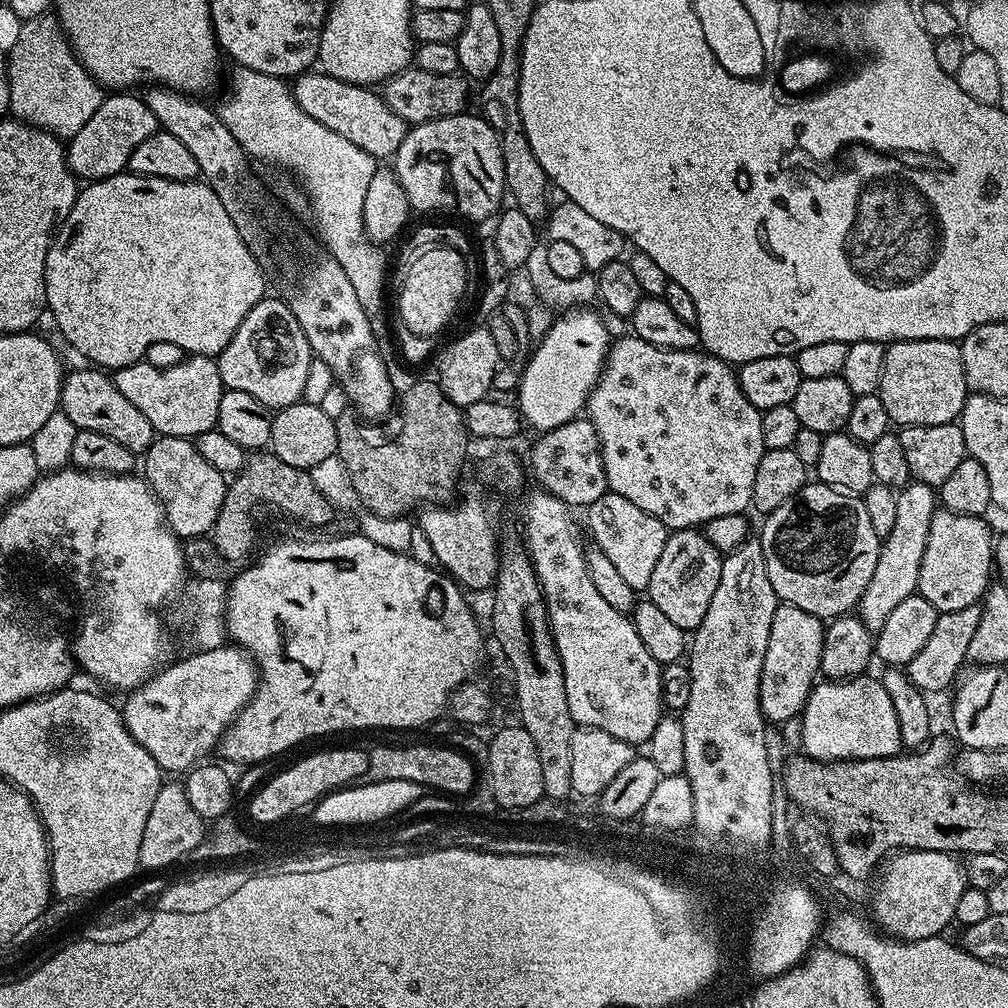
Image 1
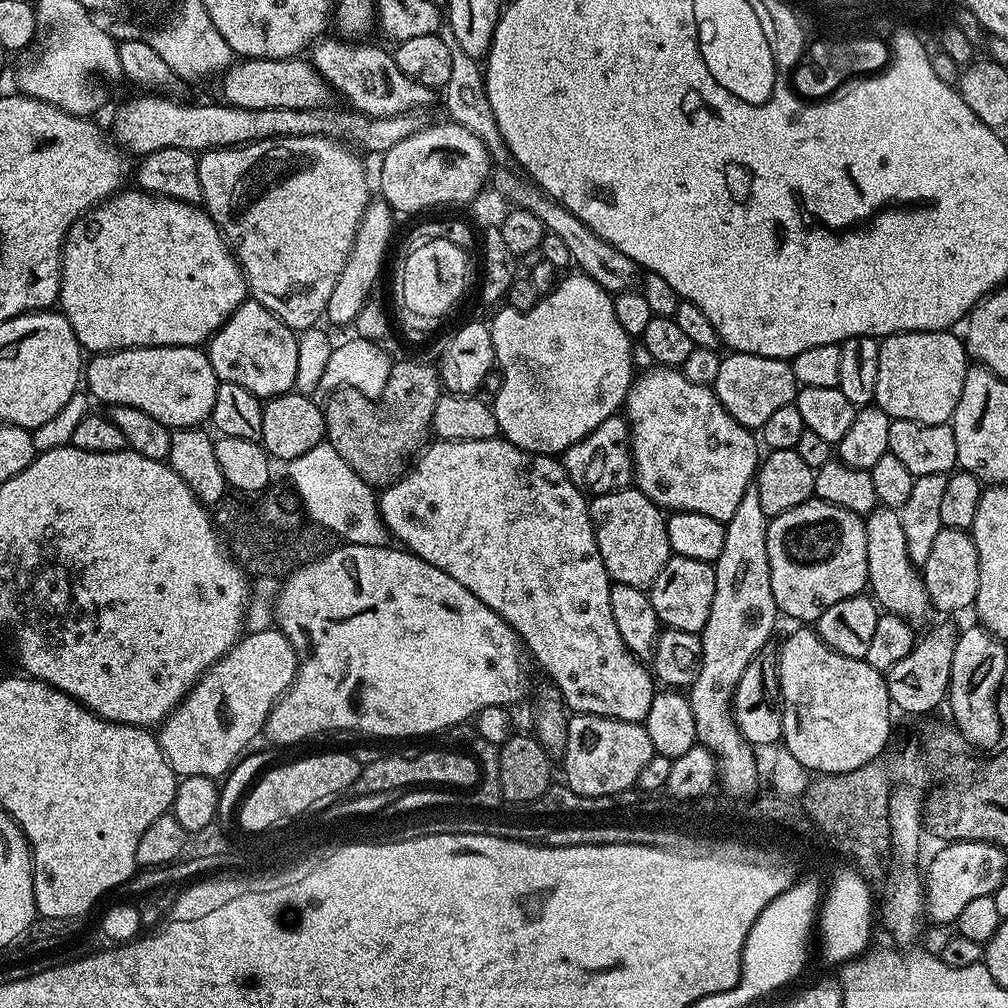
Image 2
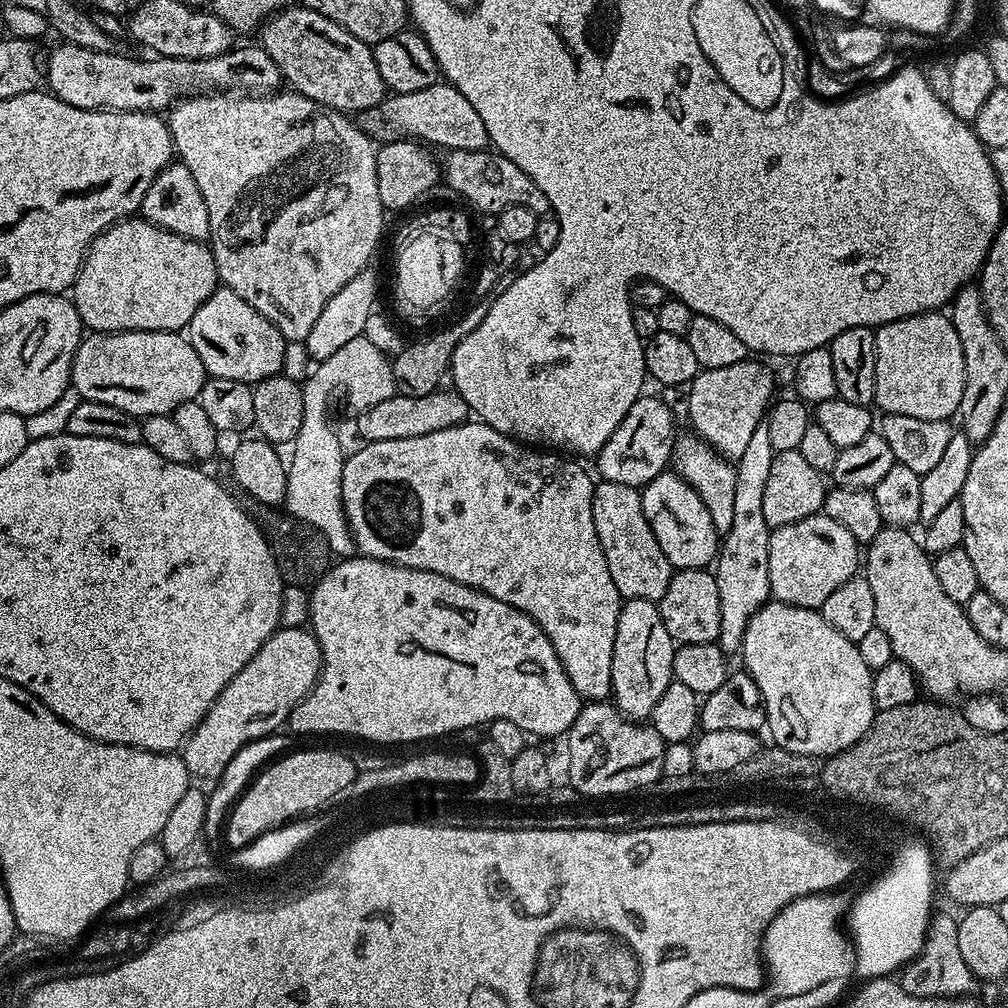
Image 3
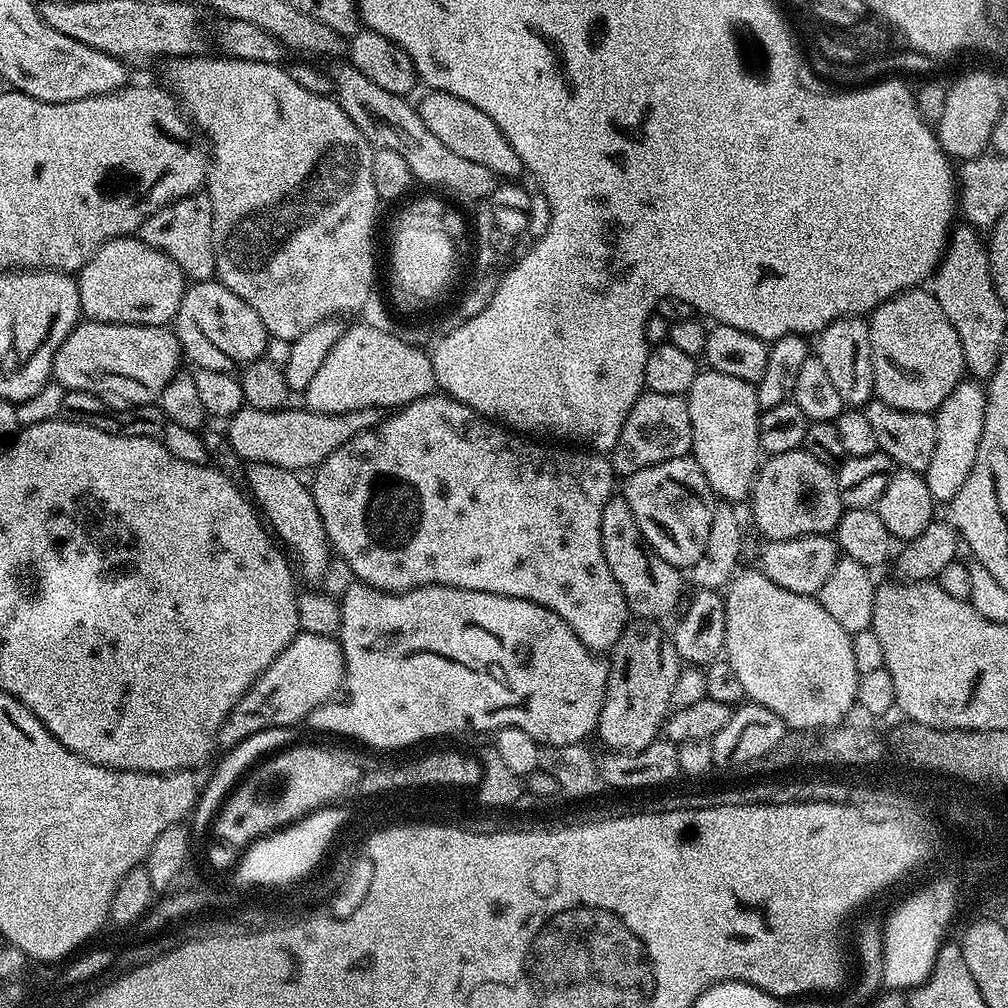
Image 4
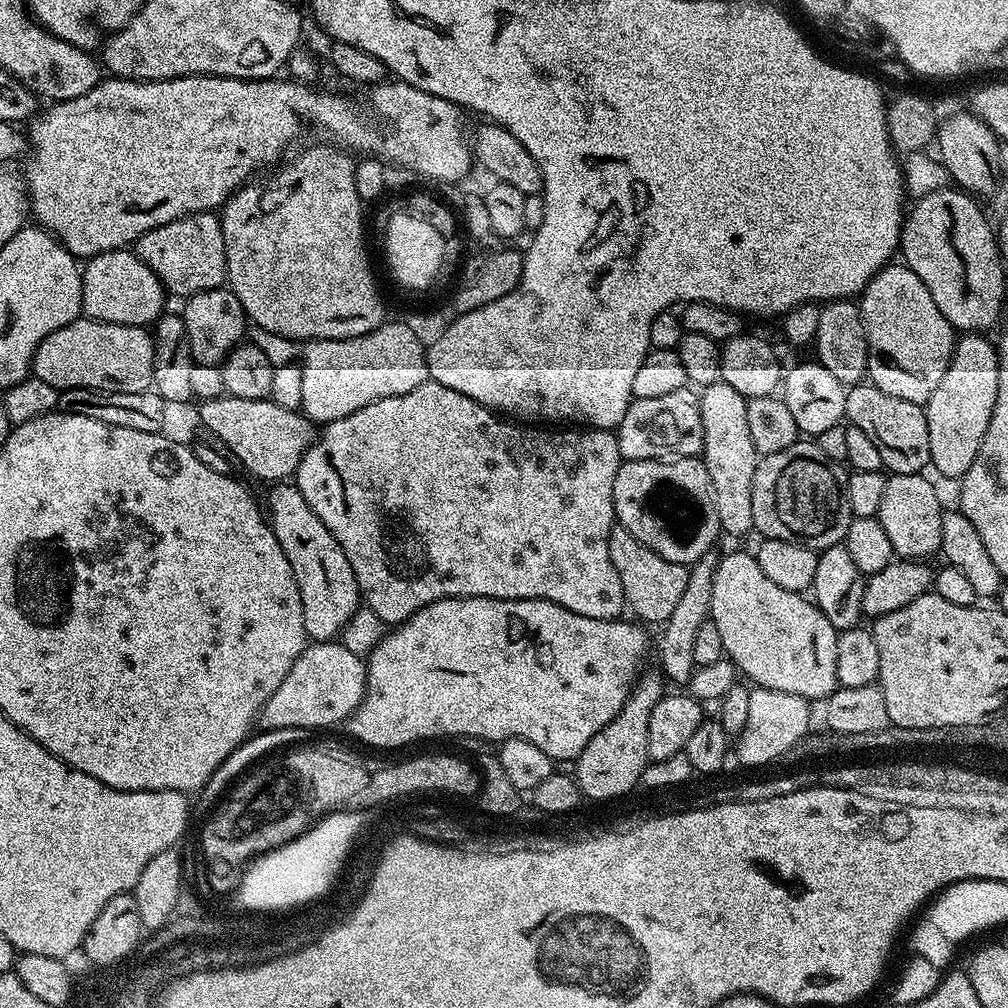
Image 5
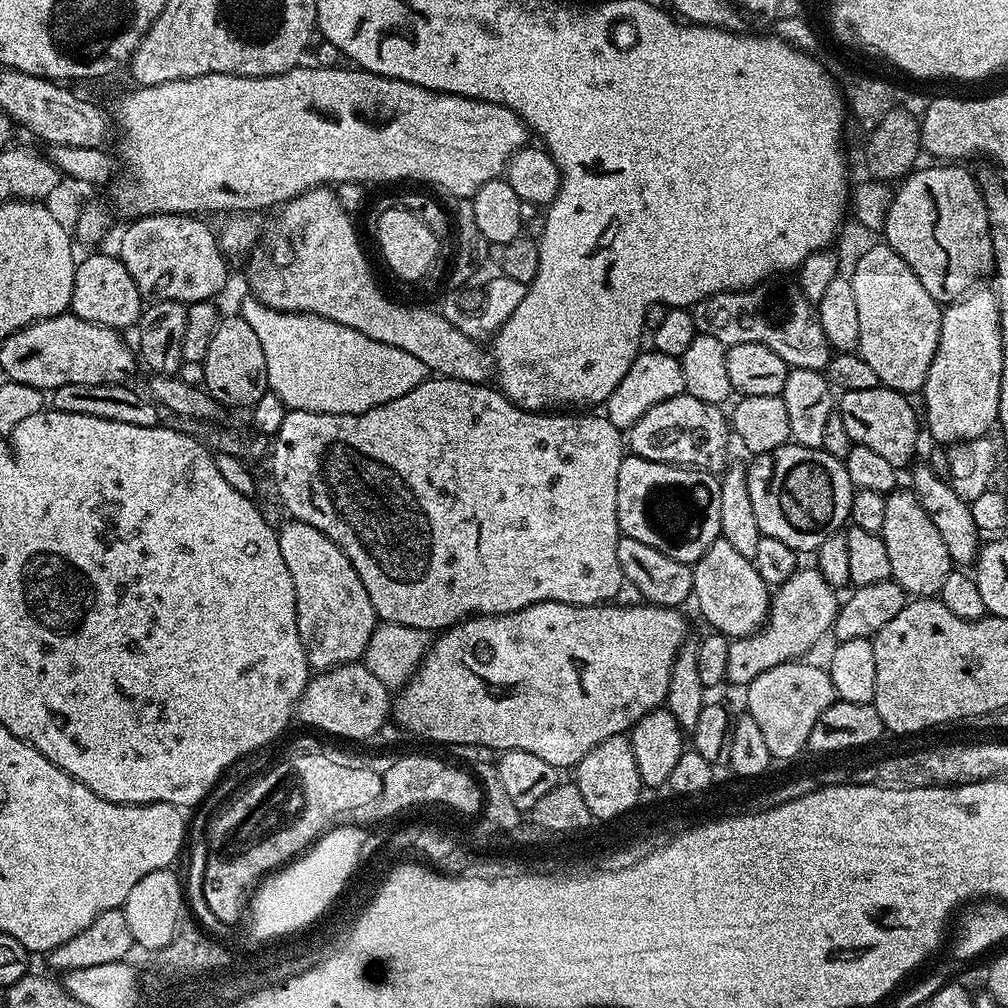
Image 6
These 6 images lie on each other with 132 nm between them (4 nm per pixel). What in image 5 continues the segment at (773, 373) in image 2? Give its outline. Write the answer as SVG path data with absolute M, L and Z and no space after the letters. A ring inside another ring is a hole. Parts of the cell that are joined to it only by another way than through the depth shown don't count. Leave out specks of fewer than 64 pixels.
M726 383L711 384L699 393L702 414L704 451L702 459L710 474L714 510L718 510L721 533L728 536L744 536L753 531L754 514L750 506L750 494L754 486L754 470L757 455L746 418L748 400L734 386Z

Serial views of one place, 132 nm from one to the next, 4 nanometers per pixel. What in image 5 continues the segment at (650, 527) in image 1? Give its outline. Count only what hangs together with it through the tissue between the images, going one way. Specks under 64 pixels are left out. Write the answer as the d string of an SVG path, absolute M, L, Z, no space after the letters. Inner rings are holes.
M613 526L610 530L608 549L610 562L614 562L614 570L618 570L618 578L622 582L625 605L630 612L632 608L631 615L645 625L663 625L664 621L670 618L670 614L674 614L674 606L678 606L682 594L686 591L688 568L662 558L654 550L650 550L650 546L638 542L634 534L619 526Z

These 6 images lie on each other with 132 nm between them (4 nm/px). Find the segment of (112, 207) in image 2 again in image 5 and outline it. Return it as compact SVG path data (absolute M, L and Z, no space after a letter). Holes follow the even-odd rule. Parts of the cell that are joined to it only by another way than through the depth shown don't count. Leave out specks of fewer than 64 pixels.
M135 251L99 252L83 265L82 275L82 312L87 319L101 320L107 324L148 326L159 320L165 311L164 285L154 270L136 257Z

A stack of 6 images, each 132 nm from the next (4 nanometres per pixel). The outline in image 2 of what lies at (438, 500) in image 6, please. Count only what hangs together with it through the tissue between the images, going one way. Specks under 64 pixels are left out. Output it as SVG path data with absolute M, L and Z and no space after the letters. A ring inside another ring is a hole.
M503 438L494 440L437 439L435 442L429 443L415 457L414 463L407 471L397 476L379 493L378 503L380 517L384 519L391 539L406 546L407 551L412 552L418 558L430 562L430 566L438 566L438 570L450 574L450 578L454 578L454 582L462 582L462 586L466 586L466 590L470 590L470 594L474 594L479 600L486 602L486 606L490 610L494 610L494 614L501 616L516 631L527 655L529 657L532 655L540 663L541 670L548 675L551 683L556 685L565 705L573 713L605 716L635 724L641 723L646 718L646 714L650 714L650 702L656 697L658 691L653 673L646 667L645 661L641 657L635 656L626 646L626 642L622 642L622 634L618 634L614 613L610 610L610 590L613 581L608 579L608 571L602 562L598 542L594 538L592 519L588 513L589 501L586 499L585 493L581 492L578 486L574 486L574 482L570 482L568 472L557 457L527 452Z

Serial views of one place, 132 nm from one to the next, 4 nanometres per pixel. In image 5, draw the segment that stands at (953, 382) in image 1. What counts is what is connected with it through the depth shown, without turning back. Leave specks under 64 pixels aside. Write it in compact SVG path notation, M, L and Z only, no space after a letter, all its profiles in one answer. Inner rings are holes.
M889 262L876 271L874 278L870 278L859 297L858 307L864 320L868 343L867 379L878 390L892 395L893 398L902 398L905 402L914 402L921 406L927 405L930 394L938 390L938 382L942 382L942 374L946 374L950 366L952 353L956 351L958 333L950 322L946 322L942 310L934 306L934 298L926 282L922 282L922 278L918 278L918 274L914 274L914 270L910 270L907 264Z

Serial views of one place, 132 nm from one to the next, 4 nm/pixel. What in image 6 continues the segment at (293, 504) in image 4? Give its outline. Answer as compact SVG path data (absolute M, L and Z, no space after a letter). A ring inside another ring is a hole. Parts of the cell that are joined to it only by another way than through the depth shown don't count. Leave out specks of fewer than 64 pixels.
M289 519L287 523L279 525L278 546L282 550L282 562L286 562L290 578L294 578L298 638L302 638L309 669L327 670L336 668L339 664L359 661L378 623L376 611L370 602L370 594L366 594L366 586L362 586L362 578L358 578L350 558L346 558L346 554L342 554L338 545L329 536L322 534L322 530L301 520Z

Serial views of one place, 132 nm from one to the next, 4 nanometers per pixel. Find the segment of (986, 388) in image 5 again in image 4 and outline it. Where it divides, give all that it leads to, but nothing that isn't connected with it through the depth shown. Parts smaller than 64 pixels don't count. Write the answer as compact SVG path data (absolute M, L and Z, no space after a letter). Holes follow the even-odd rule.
M961 379L960 384L954 386L950 398L946 398L946 402L942 402L942 406L937 408L934 413L936 418L934 455L930 457L930 466L922 474L926 486L930 486L933 501L951 502L954 494L958 494L958 490L962 490L962 482L966 482L966 474L970 474L970 470L974 466L974 458L978 458L978 442L982 442L982 426L984 425L984 411L986 410L986 392L981 385L979 388L976 384L979 383L975 379Z

